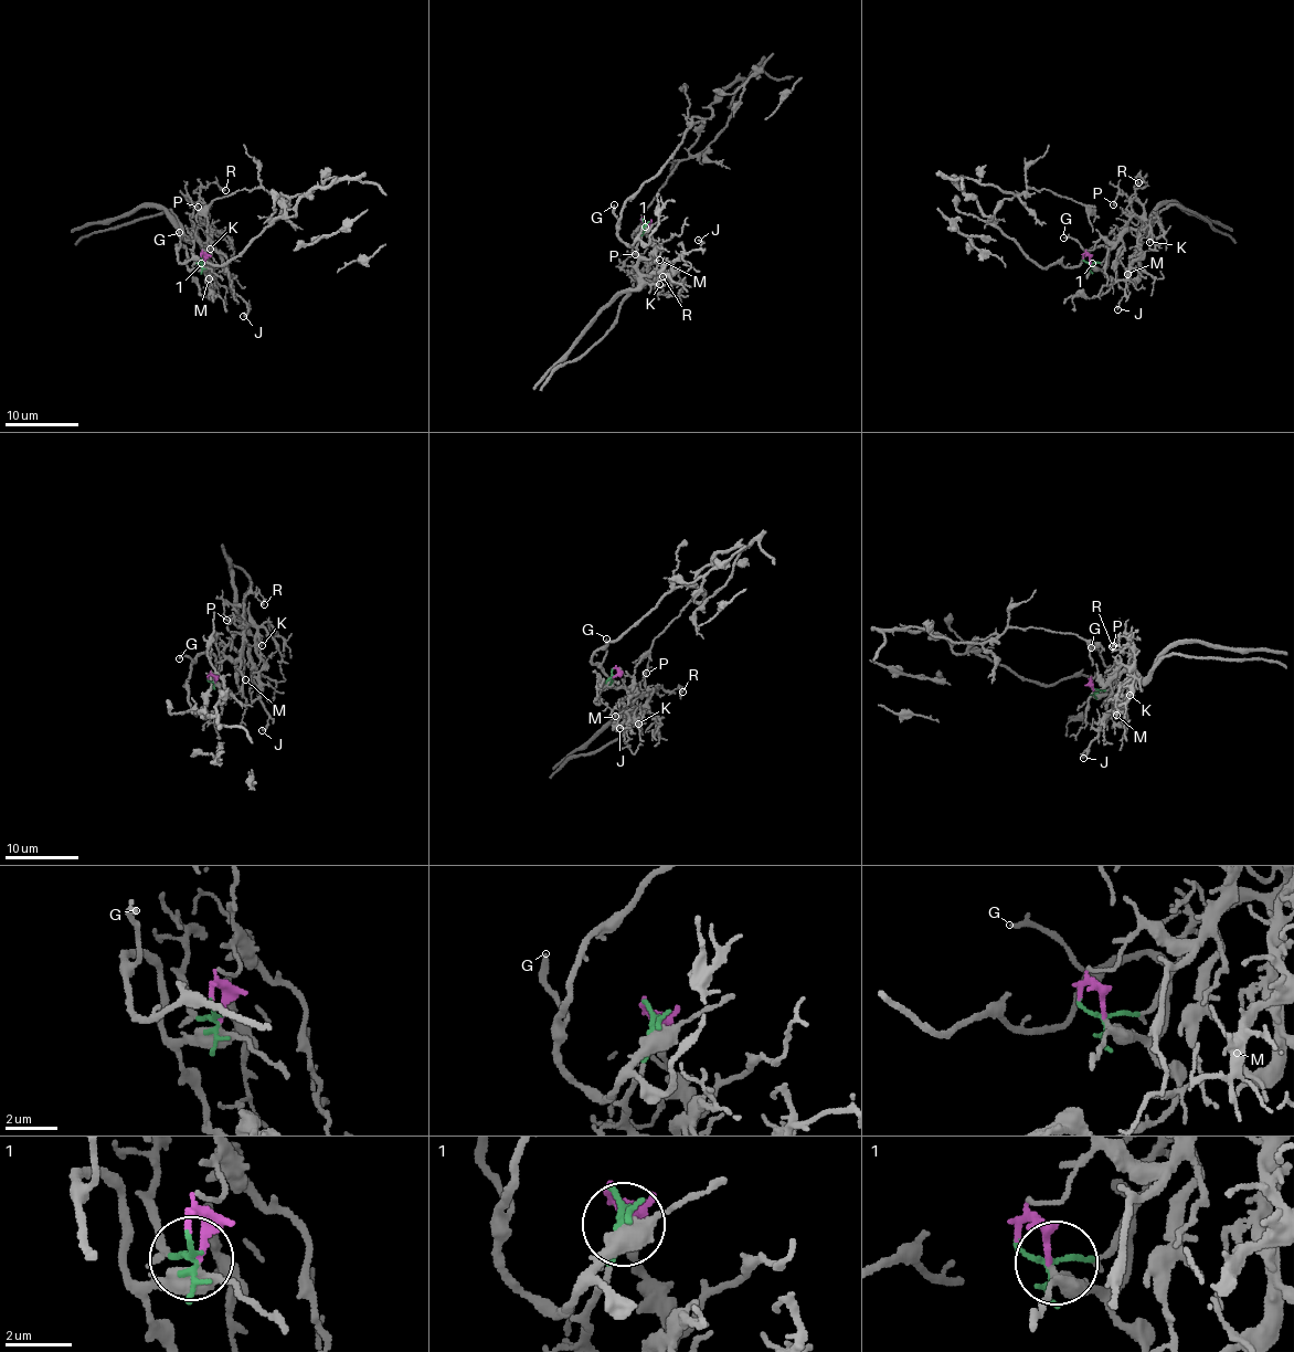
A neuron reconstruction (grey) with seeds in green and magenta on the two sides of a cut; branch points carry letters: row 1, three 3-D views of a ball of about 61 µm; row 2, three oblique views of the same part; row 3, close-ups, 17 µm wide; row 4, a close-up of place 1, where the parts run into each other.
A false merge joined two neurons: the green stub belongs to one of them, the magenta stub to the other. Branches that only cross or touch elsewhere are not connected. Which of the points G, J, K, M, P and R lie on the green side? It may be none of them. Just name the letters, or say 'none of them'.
J, K, M, P, R

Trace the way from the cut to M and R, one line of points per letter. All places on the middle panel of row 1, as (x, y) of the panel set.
M: (643, 219), (644, 234), (636, 252), (639, 273), (653, 272), (657, 266), (655, 262), (659, 260)
R: (643, 219), (644, 234), (636, 250), (636, 277), (643, 281), (637, 277), (640, 283), (663, 276)

